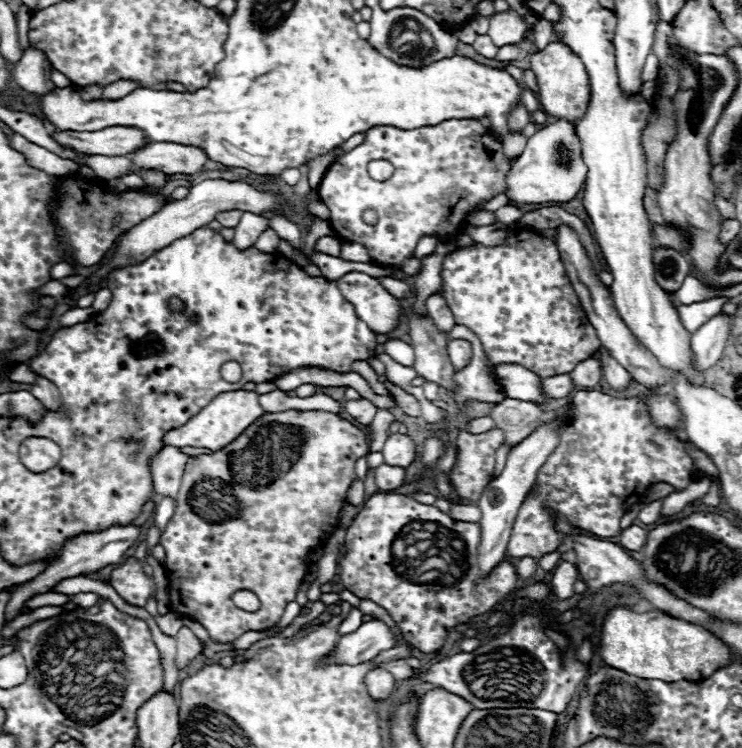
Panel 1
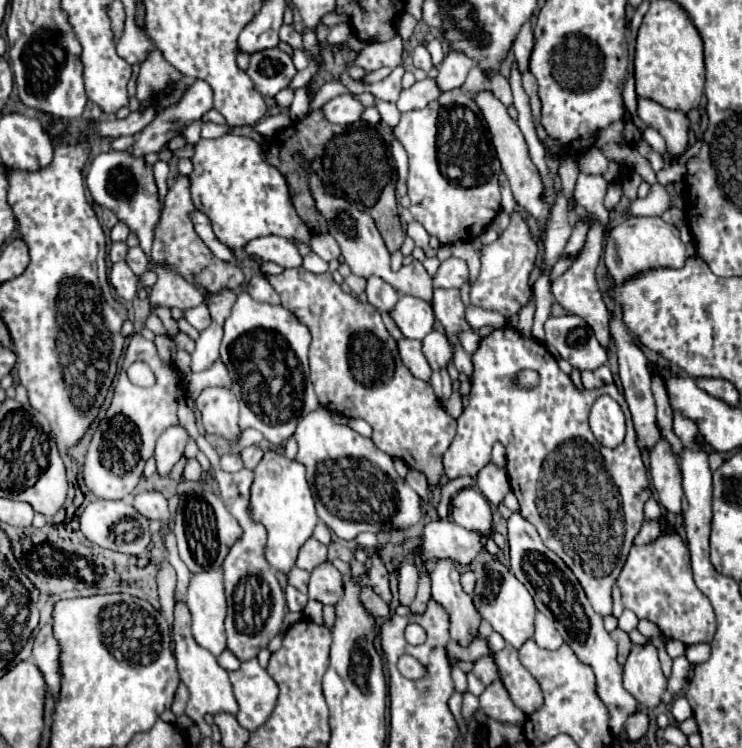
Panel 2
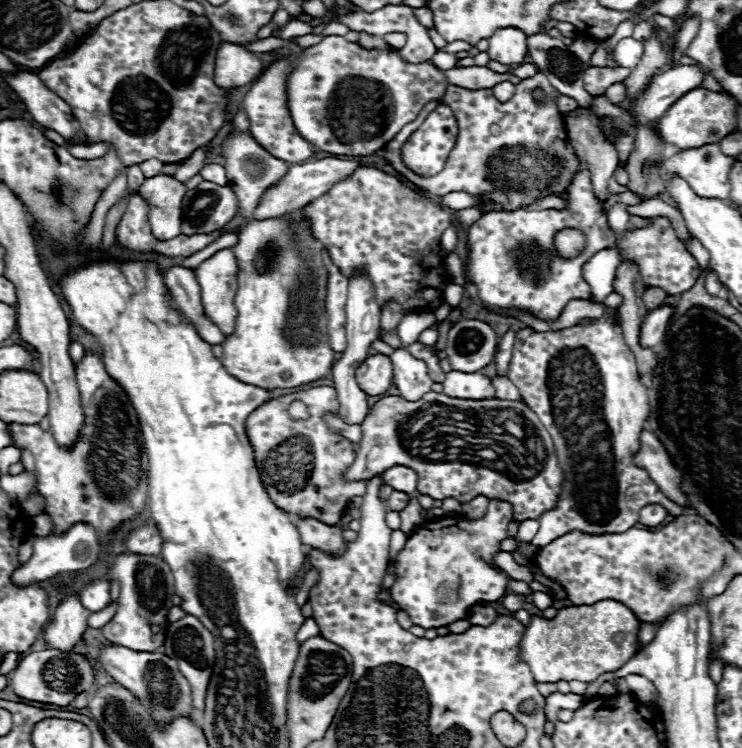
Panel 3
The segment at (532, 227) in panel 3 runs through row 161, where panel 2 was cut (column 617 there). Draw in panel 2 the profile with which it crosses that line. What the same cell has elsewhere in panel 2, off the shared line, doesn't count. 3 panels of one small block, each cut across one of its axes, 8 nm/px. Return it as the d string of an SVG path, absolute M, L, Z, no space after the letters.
M664 534L646 546L634 546L616 580L622 602L638 618L656 622L662 632L684 644L710 642L716 632L714 610L708 598L696 588L690 568L690 552L678 534Z

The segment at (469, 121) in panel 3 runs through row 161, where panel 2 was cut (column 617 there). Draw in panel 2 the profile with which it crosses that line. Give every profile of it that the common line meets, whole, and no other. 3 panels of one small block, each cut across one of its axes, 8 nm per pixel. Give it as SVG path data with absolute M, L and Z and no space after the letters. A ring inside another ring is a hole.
M498 328L490 336L480 340L478 350L472 354L472 390L470 404L458 418L458 432L448 452L444 454L444 474L454 480L458 476L476 476L484 468L484 460L490 458L494 442L504 444L508 458L510 486L520 502L520 514L536 526L542 542L556 552L566 566L576 574L592 608L600 616L612 614L612 586L626 562L636 534L644 524L644 504L652 498L648 484L648 472L636 446L636 434L628 404L616 384L608 384L596 390L580 392L570 376L566 376L544 344L534 338L520 336L518 330ZM522 370L536 370L540 380L532 388L518 388L516 374ZM602 394L610 394L626 412L626 438L618 448L604 448L588 426L588 414L594 400Z

